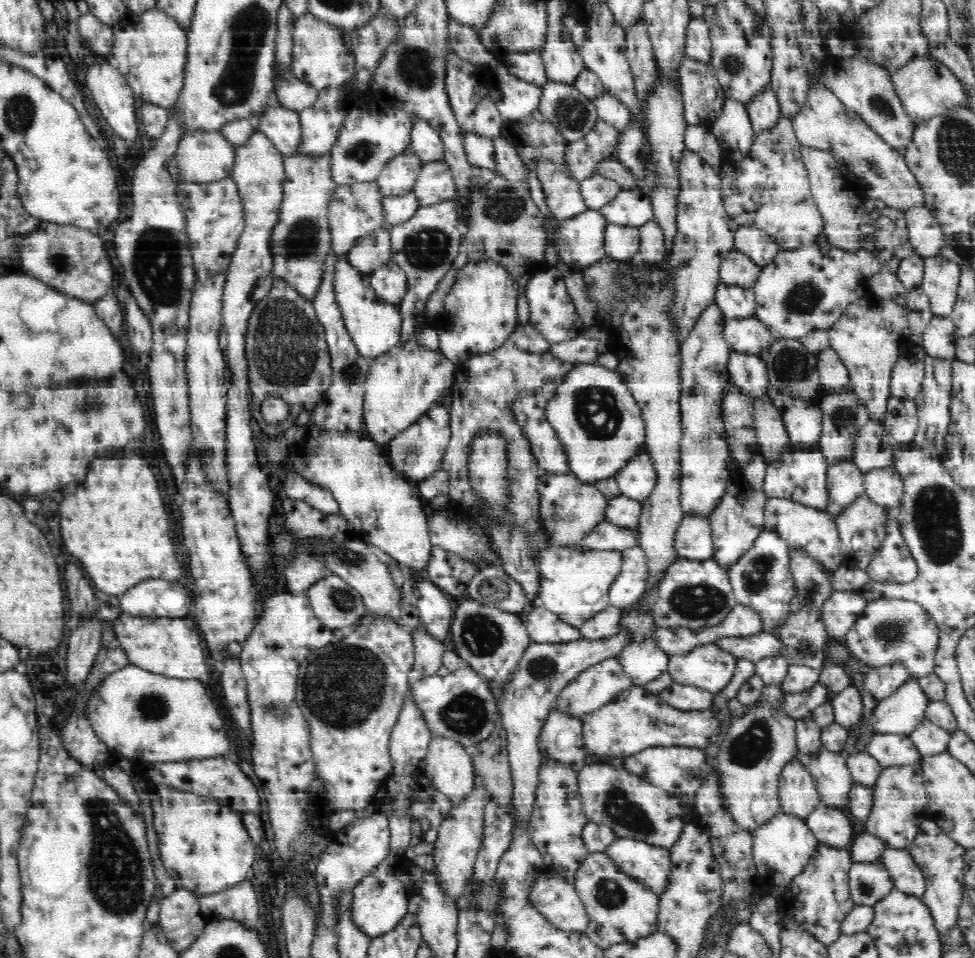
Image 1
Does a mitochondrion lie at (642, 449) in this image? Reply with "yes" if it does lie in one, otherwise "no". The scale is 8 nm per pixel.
no

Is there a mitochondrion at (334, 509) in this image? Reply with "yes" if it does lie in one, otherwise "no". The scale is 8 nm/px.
no

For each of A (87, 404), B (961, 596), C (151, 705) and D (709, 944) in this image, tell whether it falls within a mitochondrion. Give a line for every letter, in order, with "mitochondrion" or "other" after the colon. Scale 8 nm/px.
A: mitochondrion
B: other
C: mitochondrion
D: other

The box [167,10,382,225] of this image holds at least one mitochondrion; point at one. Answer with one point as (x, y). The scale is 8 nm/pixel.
(360, 152)

